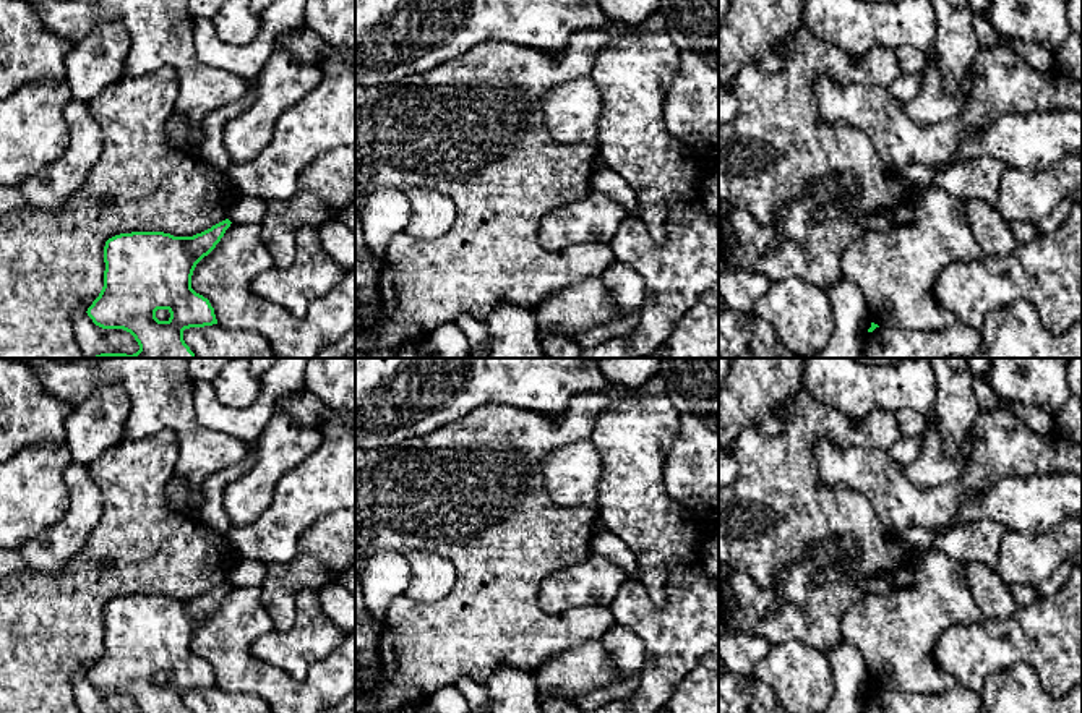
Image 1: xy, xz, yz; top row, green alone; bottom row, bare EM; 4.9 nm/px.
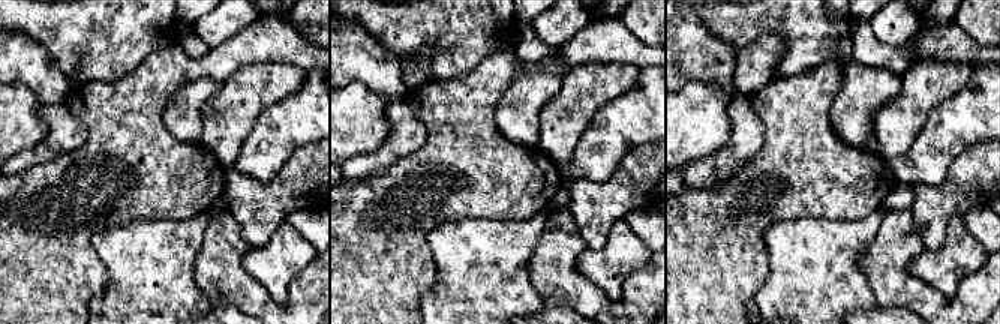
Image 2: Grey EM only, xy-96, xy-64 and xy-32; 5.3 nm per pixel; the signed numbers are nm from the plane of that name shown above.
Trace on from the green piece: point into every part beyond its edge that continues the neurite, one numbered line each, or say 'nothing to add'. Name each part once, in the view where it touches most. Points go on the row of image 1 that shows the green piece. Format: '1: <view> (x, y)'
nothing to add

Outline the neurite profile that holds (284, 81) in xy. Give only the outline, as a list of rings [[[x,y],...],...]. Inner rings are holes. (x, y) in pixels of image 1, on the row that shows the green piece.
[[[276,49],[255,79],[253,104],[224,126],[230,164],[251,162],[268,146],[279,117],[303,100],[321,81],[318,65],[302,63]]]

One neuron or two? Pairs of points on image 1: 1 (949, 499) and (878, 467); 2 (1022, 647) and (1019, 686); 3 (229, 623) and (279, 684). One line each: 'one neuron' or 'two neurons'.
1: one neuron
2: two neurons
3: one neuron

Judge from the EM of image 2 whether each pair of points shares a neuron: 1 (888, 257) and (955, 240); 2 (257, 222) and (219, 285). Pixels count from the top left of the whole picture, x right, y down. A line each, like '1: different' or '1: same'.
1: different
2: different

